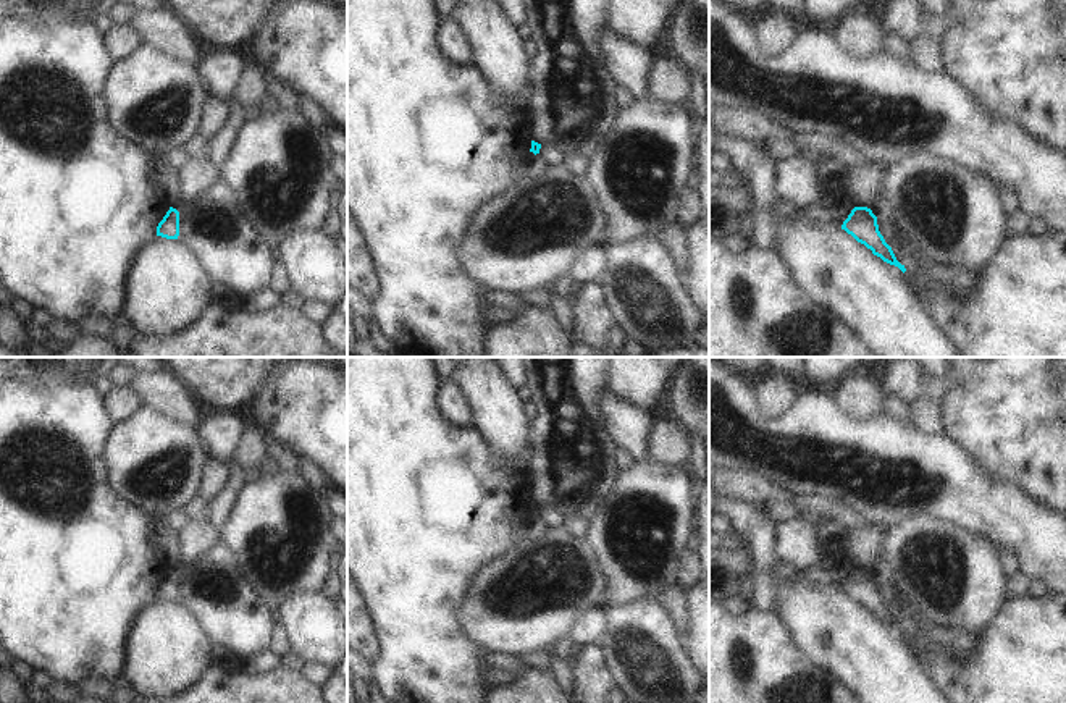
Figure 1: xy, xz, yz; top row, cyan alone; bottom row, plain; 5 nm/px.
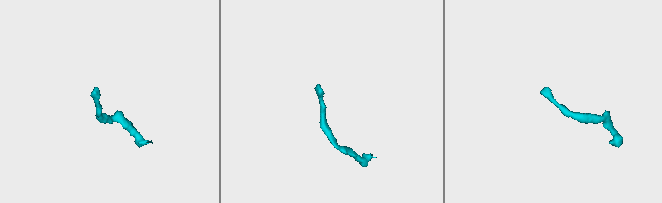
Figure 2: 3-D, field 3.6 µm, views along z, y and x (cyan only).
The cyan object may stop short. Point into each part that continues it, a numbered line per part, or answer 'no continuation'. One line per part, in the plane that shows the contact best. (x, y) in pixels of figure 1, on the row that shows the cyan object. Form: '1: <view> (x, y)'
no continuation

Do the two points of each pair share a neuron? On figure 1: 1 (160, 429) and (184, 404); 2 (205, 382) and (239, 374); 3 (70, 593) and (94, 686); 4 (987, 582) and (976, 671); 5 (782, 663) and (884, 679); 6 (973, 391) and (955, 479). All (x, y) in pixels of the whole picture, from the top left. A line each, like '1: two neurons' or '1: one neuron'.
1: two neurons
2: one neuron
3: two neurons
4: two neurons
5: two neurons
6: two neurons

